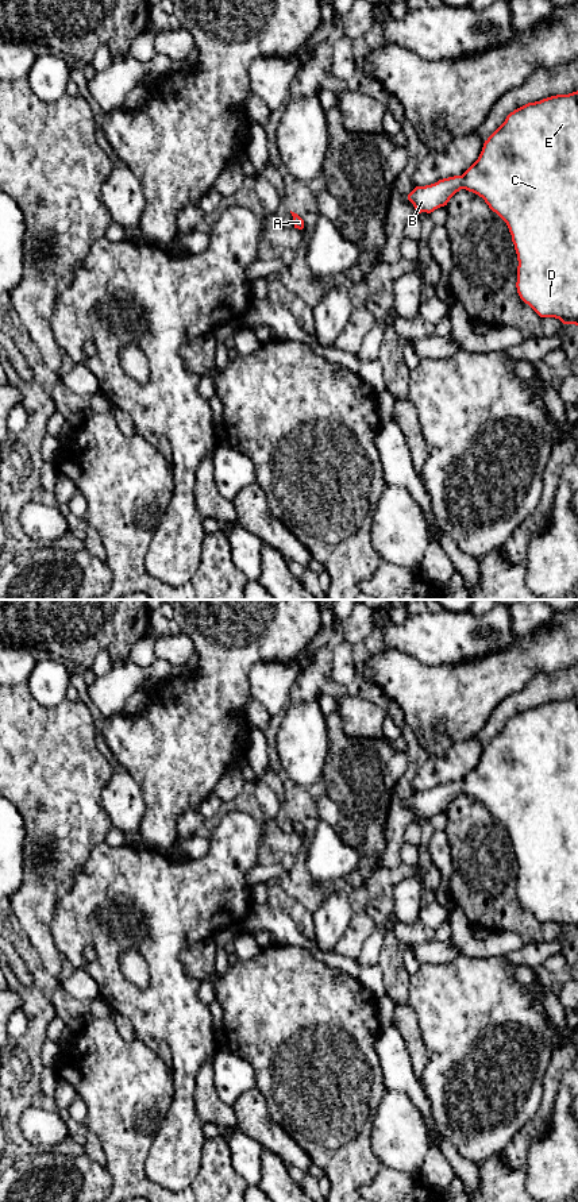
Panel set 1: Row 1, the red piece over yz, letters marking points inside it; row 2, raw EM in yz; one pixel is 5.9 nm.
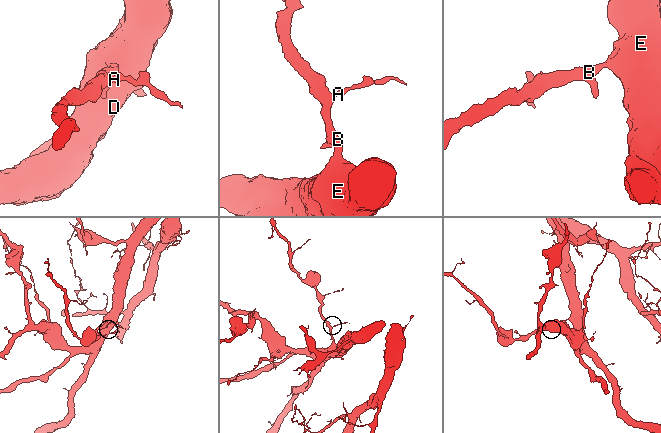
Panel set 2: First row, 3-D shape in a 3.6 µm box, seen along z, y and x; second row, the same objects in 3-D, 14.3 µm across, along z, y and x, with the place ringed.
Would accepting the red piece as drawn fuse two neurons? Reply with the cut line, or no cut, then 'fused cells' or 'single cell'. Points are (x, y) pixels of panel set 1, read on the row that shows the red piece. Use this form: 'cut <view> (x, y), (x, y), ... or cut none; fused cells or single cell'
cut none; single cell

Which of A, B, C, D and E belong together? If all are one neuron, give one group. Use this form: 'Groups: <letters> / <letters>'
Groups: A B C D E

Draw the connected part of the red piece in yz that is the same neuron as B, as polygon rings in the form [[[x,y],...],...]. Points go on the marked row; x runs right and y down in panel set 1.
[[[578,90],[569,95],[556,95],[540,101],[528,103],[515,109],[485,140],[478,159],[462,176],[443,178],[425,186],[416,186],[408,194],[408,200],[413,204],[416,215],[421,212],[431,213],[435,209],[447,205],[450,199],[461,189],[466,189],[482,197],[489,208],[506,223],[519,261],[516,288],[520,298],[540,317],[555,317],[563,324],[578,325]]]

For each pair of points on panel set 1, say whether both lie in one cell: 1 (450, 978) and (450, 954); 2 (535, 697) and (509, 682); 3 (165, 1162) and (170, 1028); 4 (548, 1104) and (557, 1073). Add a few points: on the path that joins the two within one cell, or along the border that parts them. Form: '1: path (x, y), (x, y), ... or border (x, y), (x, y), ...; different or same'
1: border (459, 954), (450, 960), (422, 964); different
2: border (548, 671), (539, 671), (496, 708); different
3: path (181, 1128), (182, 1062); same
4: path (550, 1095), (551, 1081); same

